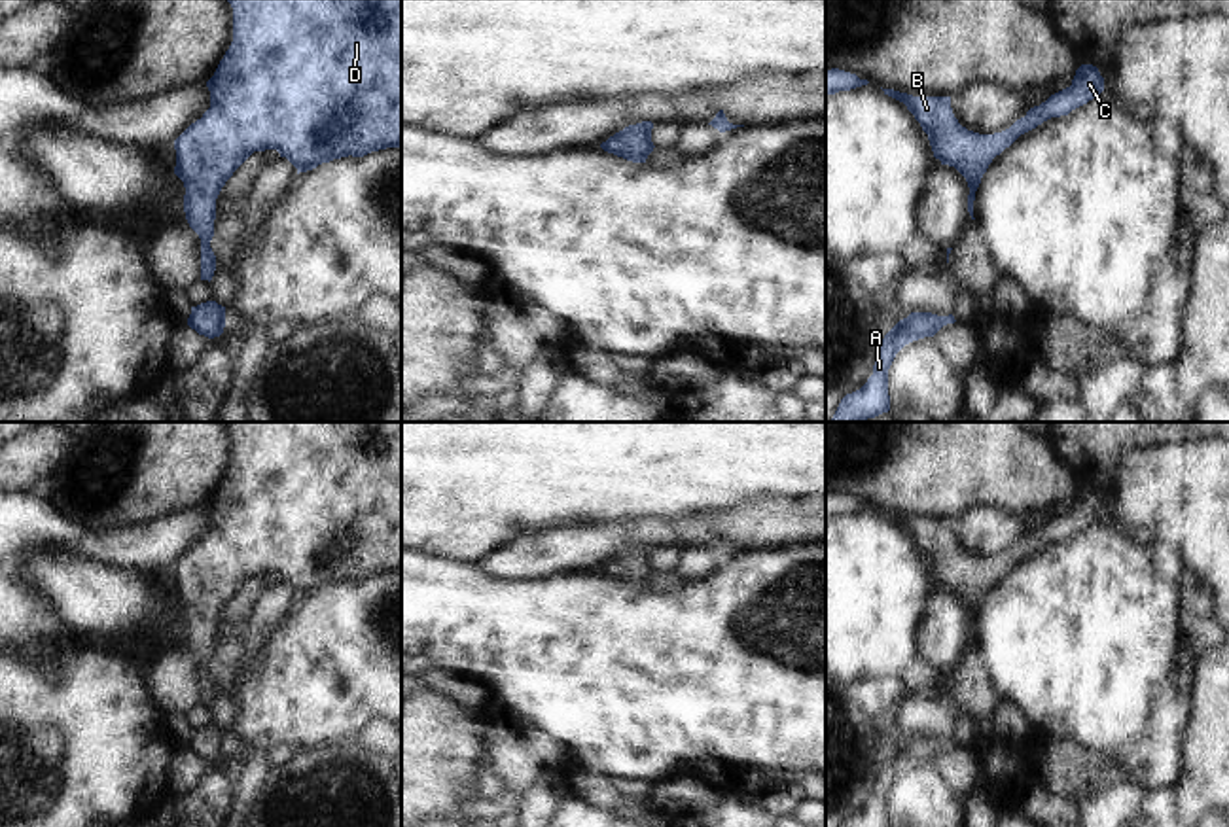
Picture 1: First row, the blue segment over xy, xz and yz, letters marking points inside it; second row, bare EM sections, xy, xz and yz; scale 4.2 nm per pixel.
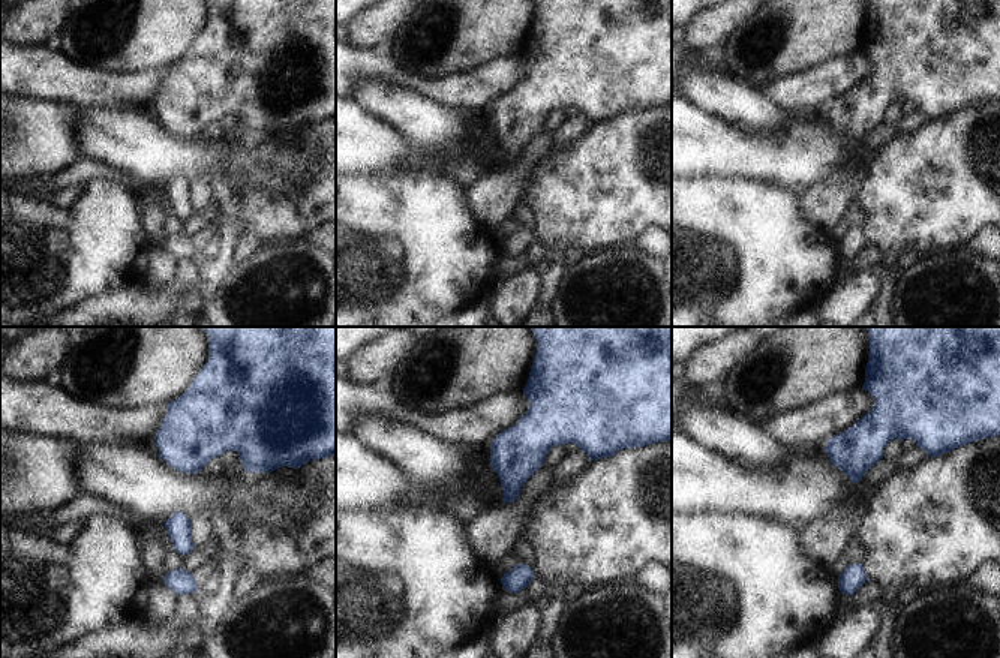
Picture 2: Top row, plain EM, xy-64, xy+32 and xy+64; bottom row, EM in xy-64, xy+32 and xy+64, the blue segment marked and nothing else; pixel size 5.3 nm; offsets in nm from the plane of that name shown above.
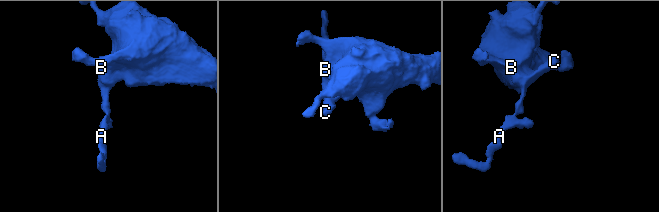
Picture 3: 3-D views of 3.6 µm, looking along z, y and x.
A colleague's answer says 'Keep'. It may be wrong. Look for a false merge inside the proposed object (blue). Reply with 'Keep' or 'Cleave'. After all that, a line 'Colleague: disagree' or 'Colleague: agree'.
Keep
Colleague: agree

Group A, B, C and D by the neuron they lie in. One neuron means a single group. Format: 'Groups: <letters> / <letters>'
Groups: A B C D

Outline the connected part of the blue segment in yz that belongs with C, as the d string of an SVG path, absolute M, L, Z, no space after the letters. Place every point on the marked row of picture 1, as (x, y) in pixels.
M1093 64L1076 70L1072 85L1051 95L1040 106L1026 112L1009 129L994 134L979 134L958 123L951 108L951 97L913 97L894 89L884 95L903 102L928 134L934 157L941 165L954 167L968 182L968 212L973 218L975 191L996 155L1009 148L1021 134L1036 129L1051 117L1068 115L1104 91L1104 78Z

